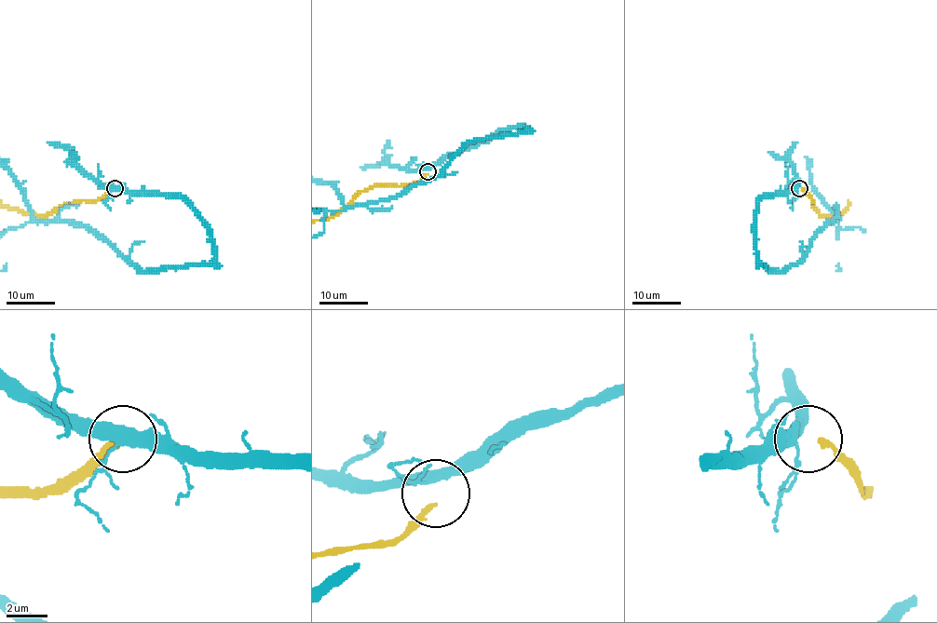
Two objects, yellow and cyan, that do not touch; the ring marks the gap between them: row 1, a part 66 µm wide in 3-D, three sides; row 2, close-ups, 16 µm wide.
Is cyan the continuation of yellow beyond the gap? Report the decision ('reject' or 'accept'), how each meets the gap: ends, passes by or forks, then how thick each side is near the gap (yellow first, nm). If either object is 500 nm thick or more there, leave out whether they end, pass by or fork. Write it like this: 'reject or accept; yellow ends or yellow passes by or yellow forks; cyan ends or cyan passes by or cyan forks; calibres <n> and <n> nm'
reject; yellow ends; cyan forks; calibres 280 and 440 nm

